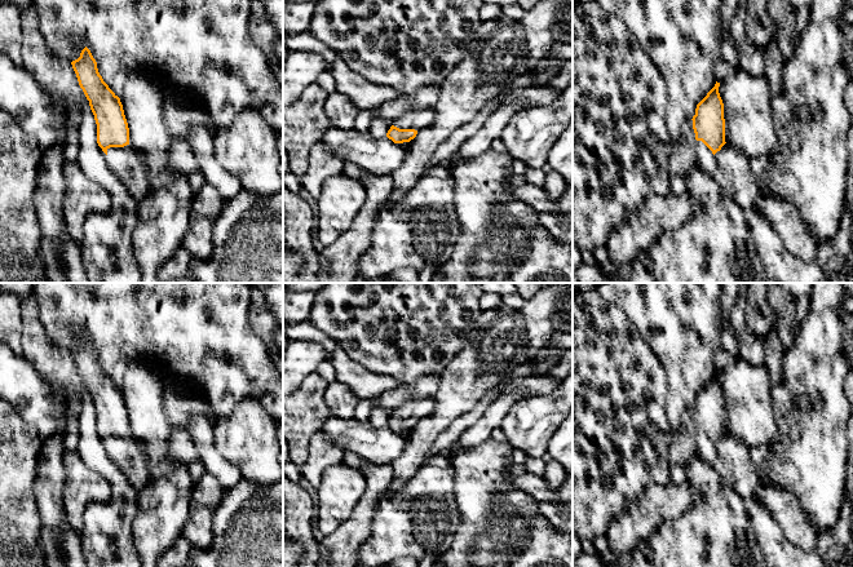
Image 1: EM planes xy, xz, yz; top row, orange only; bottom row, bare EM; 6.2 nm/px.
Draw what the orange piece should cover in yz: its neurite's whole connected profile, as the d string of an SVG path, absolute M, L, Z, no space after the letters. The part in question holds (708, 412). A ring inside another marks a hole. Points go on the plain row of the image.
M720 372L697 394L693 406L695 422L695 452L694 456L712 464L716 459L713 444L721 439L725 431L724 393L719 382Z

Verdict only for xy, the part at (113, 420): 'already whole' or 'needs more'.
needs more

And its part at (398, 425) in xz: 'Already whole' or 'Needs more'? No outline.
Needs more

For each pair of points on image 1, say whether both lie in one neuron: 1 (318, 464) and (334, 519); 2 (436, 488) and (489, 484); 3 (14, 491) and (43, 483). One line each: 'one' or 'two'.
1: two
2: two
3: two

